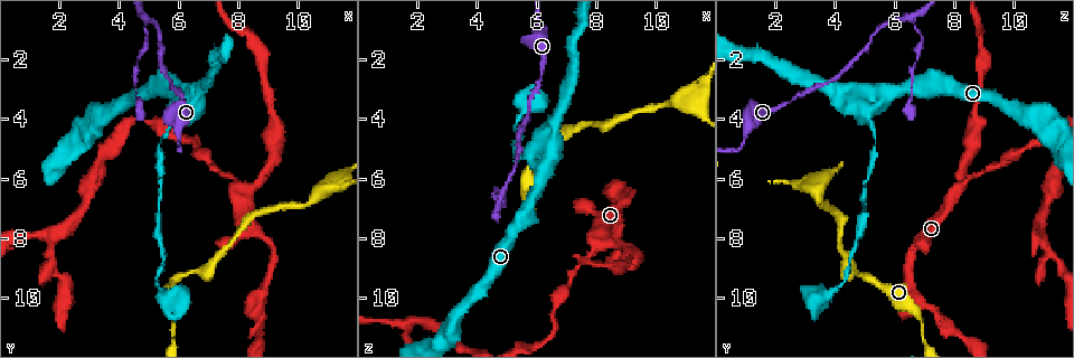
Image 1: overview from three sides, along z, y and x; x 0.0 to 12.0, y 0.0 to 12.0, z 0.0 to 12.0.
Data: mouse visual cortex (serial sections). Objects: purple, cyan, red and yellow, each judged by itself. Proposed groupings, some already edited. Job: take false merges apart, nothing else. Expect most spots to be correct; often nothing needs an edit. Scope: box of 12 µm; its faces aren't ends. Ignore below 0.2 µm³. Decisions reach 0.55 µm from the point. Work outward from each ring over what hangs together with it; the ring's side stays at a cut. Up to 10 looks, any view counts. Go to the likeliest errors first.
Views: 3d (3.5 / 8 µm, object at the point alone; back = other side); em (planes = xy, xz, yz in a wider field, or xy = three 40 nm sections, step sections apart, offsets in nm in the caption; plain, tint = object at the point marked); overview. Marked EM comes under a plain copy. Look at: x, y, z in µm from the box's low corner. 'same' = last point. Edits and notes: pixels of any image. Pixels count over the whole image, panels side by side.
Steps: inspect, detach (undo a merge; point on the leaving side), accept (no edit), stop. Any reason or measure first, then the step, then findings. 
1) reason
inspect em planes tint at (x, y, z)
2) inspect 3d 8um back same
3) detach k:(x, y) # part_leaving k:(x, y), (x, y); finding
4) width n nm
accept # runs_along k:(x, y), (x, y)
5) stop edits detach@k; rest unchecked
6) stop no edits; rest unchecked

sharp bend
inspect 3d 8um at (8.6, 10.1, 6.7)

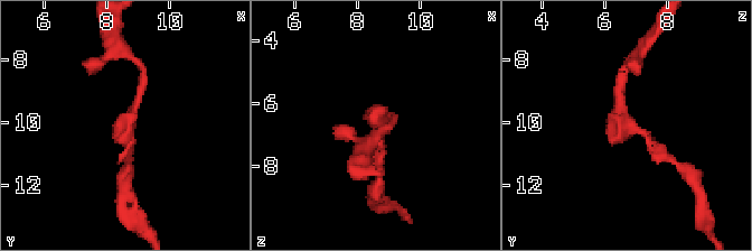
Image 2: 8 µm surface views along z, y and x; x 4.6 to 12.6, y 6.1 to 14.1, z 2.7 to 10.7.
inspect em planes tint at (8.6, 10.1, 6.7)

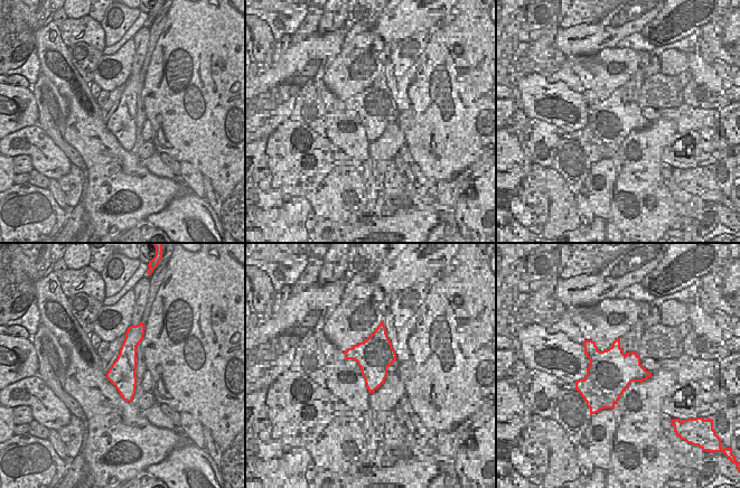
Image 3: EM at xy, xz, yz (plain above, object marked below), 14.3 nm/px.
accept # runs_along 2:(619, 98), (626, 126), (654, 143); one cell here

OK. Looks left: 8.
thin neck
inspect 3d 3.5um at (5.4, 4.8, 5.4)

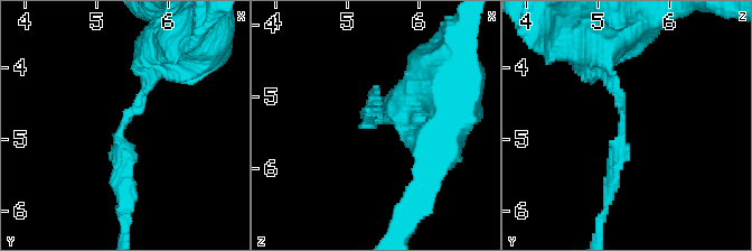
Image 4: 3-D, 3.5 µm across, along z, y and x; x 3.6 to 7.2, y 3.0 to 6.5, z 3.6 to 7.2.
shape alone is not enough
inspect em xy step 5 tint at (5.40, 4.75, 5.30)

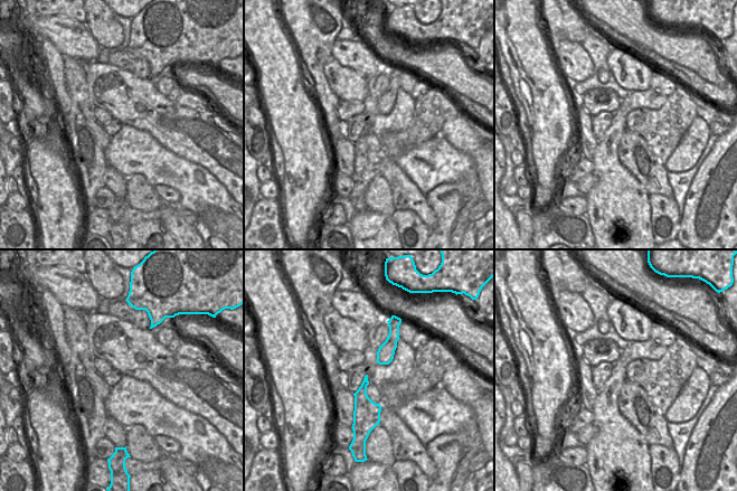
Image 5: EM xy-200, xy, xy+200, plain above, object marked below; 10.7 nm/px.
inspect em planes tint same

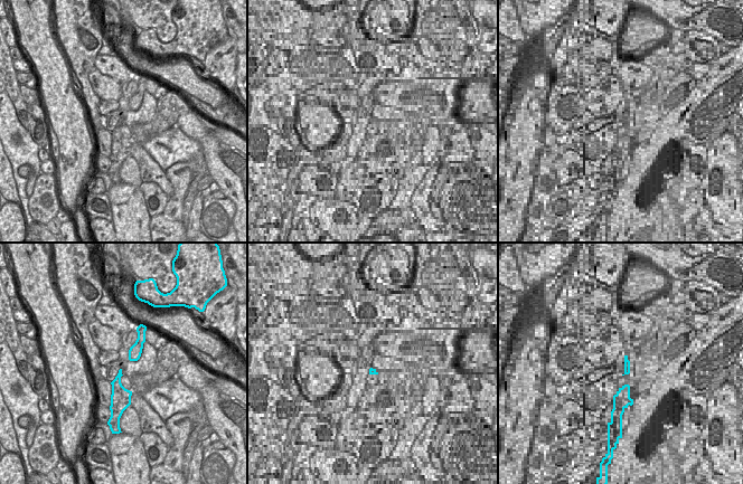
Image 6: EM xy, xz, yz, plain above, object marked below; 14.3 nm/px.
arm_widths 150, 200 nm
accept # one cell here

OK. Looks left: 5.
three arms meet
inspect 3d 8um at (8.1, 6.7, 7.9)

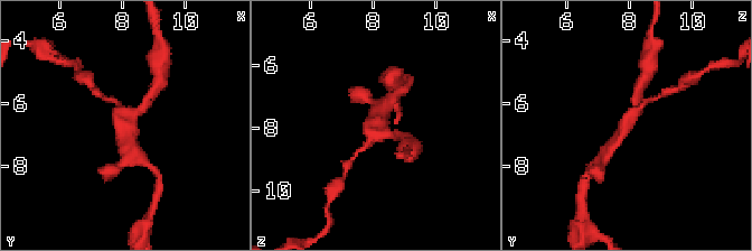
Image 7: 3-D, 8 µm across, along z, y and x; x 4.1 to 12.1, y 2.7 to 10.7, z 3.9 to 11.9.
arms 3; arm_widths 200, 250, 350 nm
inspect em xy step 1 tint at (8.1, 6.7, 7.9)

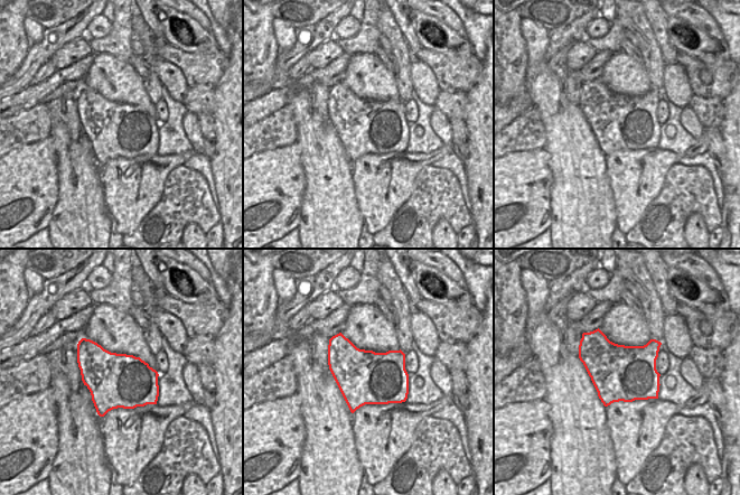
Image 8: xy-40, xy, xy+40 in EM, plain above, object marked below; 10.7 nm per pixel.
accept # runs_along 7:(608, 150), (635, 111), (646, 101); all the same cell

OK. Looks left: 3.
three arms meet
inspect 3d 3.5um at (1.7, 8.0, 10.9)

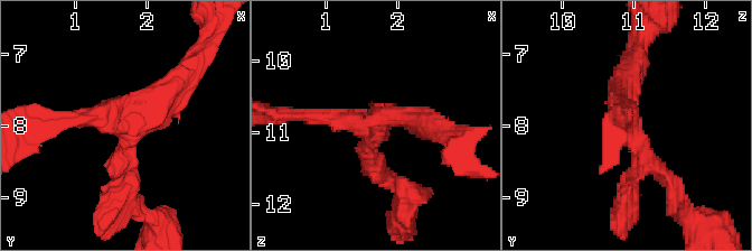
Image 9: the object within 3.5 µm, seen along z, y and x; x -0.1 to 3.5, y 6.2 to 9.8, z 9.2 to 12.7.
shape alone is not enough
inspect em xy step 3 tint at (1.70, 8.00, 10.90)

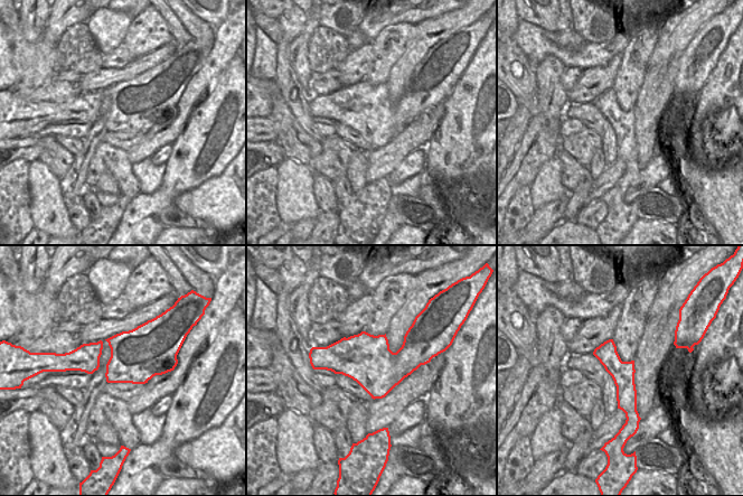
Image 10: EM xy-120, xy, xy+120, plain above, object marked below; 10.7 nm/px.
accept # runs_along 10:(609, 343), (629, 418); continuous, no second cell

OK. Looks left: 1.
stop no edits; rest unchecked

